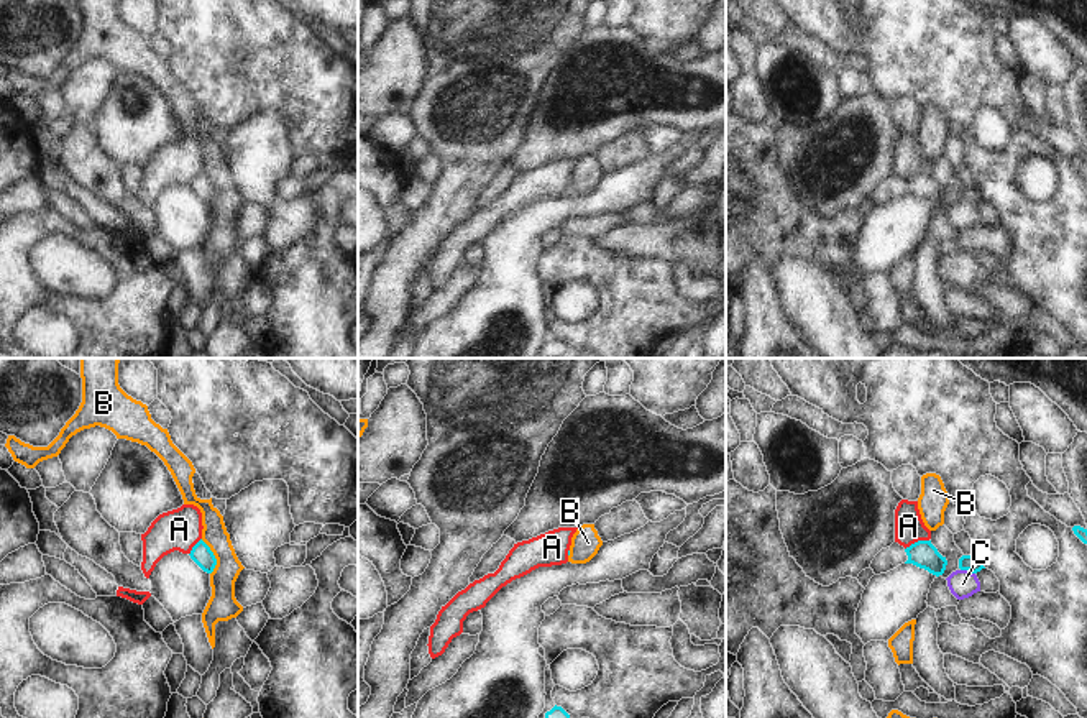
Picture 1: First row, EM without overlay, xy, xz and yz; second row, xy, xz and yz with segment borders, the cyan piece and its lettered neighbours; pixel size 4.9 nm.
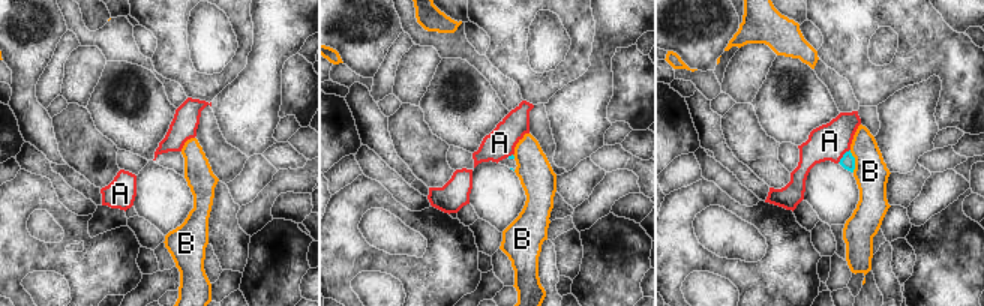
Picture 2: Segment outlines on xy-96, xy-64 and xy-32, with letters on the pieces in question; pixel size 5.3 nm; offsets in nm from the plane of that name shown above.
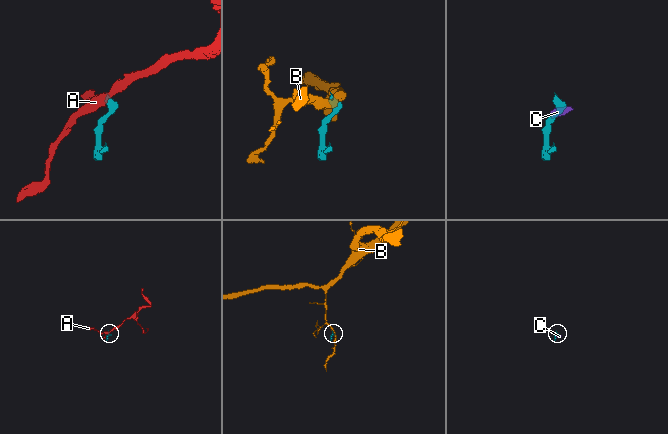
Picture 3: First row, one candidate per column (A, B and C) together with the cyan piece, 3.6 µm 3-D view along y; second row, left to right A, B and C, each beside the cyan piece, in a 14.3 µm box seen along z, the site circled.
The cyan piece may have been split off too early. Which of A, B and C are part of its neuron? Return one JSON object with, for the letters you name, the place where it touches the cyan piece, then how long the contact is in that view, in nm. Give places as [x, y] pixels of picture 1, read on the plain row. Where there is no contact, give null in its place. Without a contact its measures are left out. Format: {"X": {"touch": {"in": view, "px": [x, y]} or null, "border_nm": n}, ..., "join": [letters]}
{"join": []}

